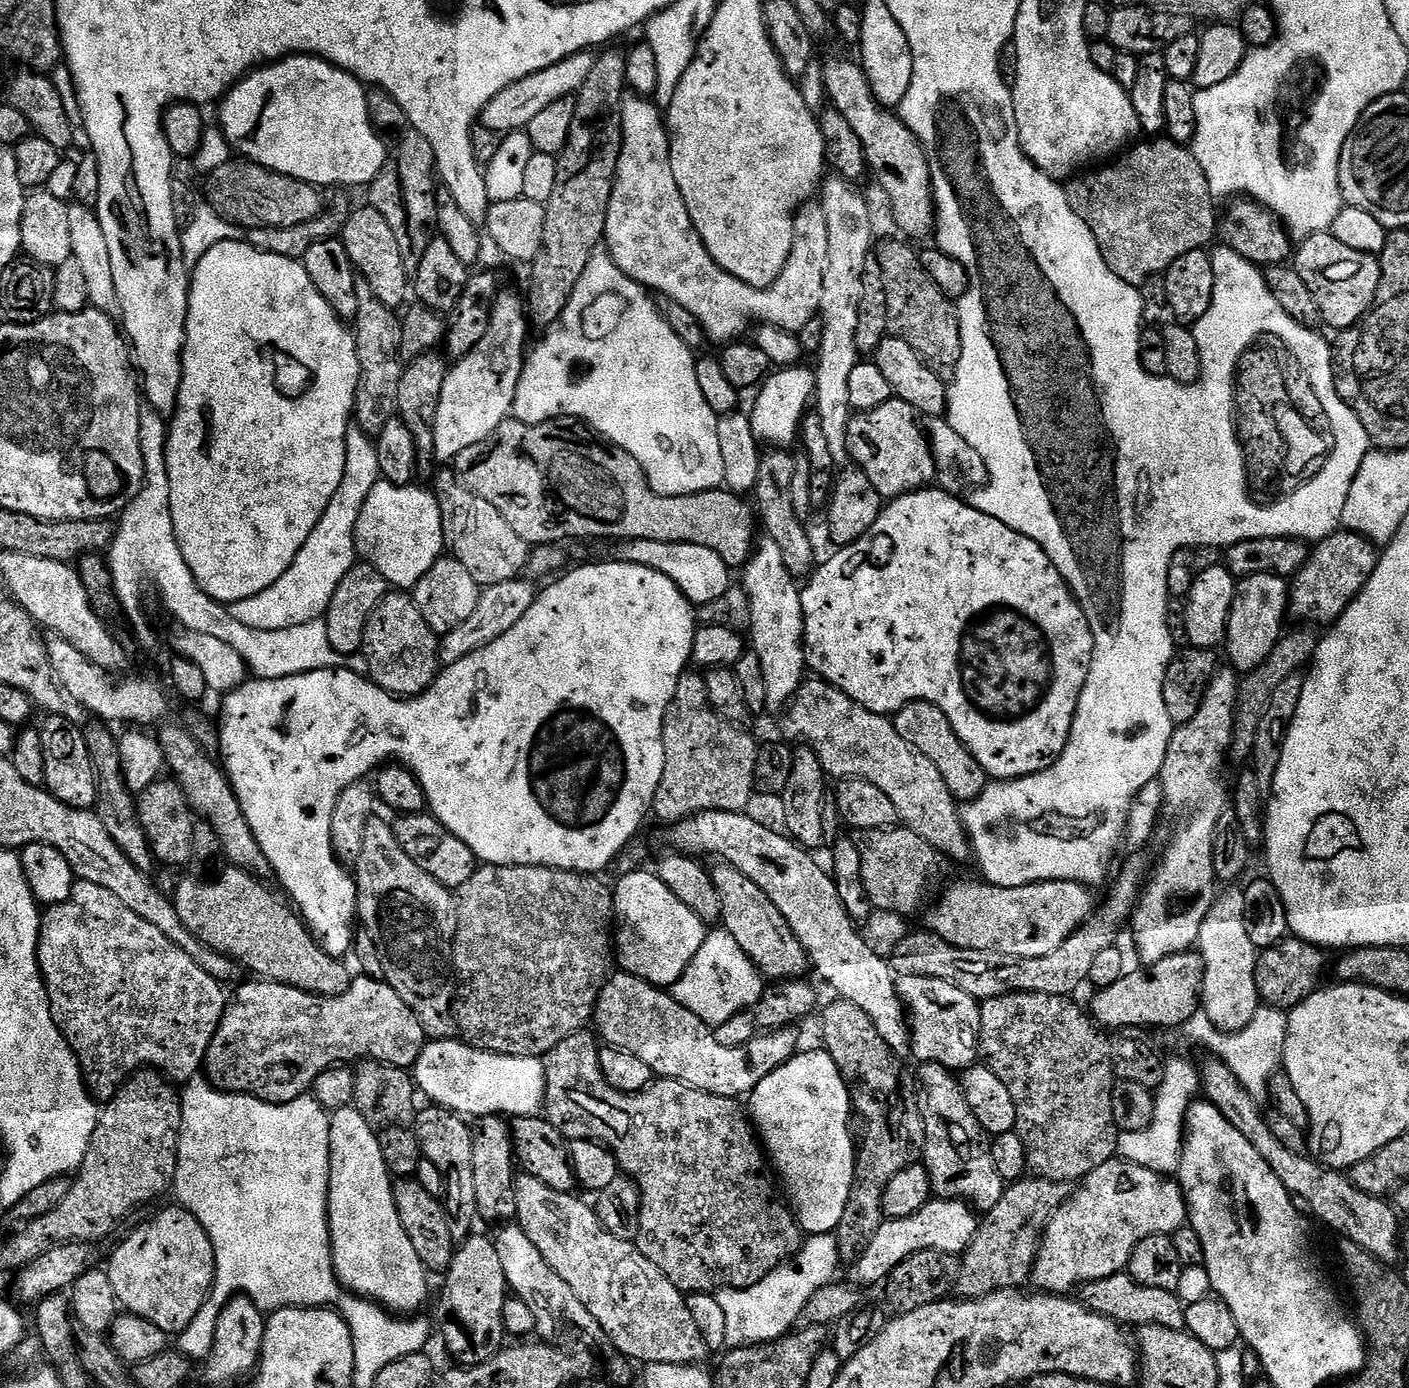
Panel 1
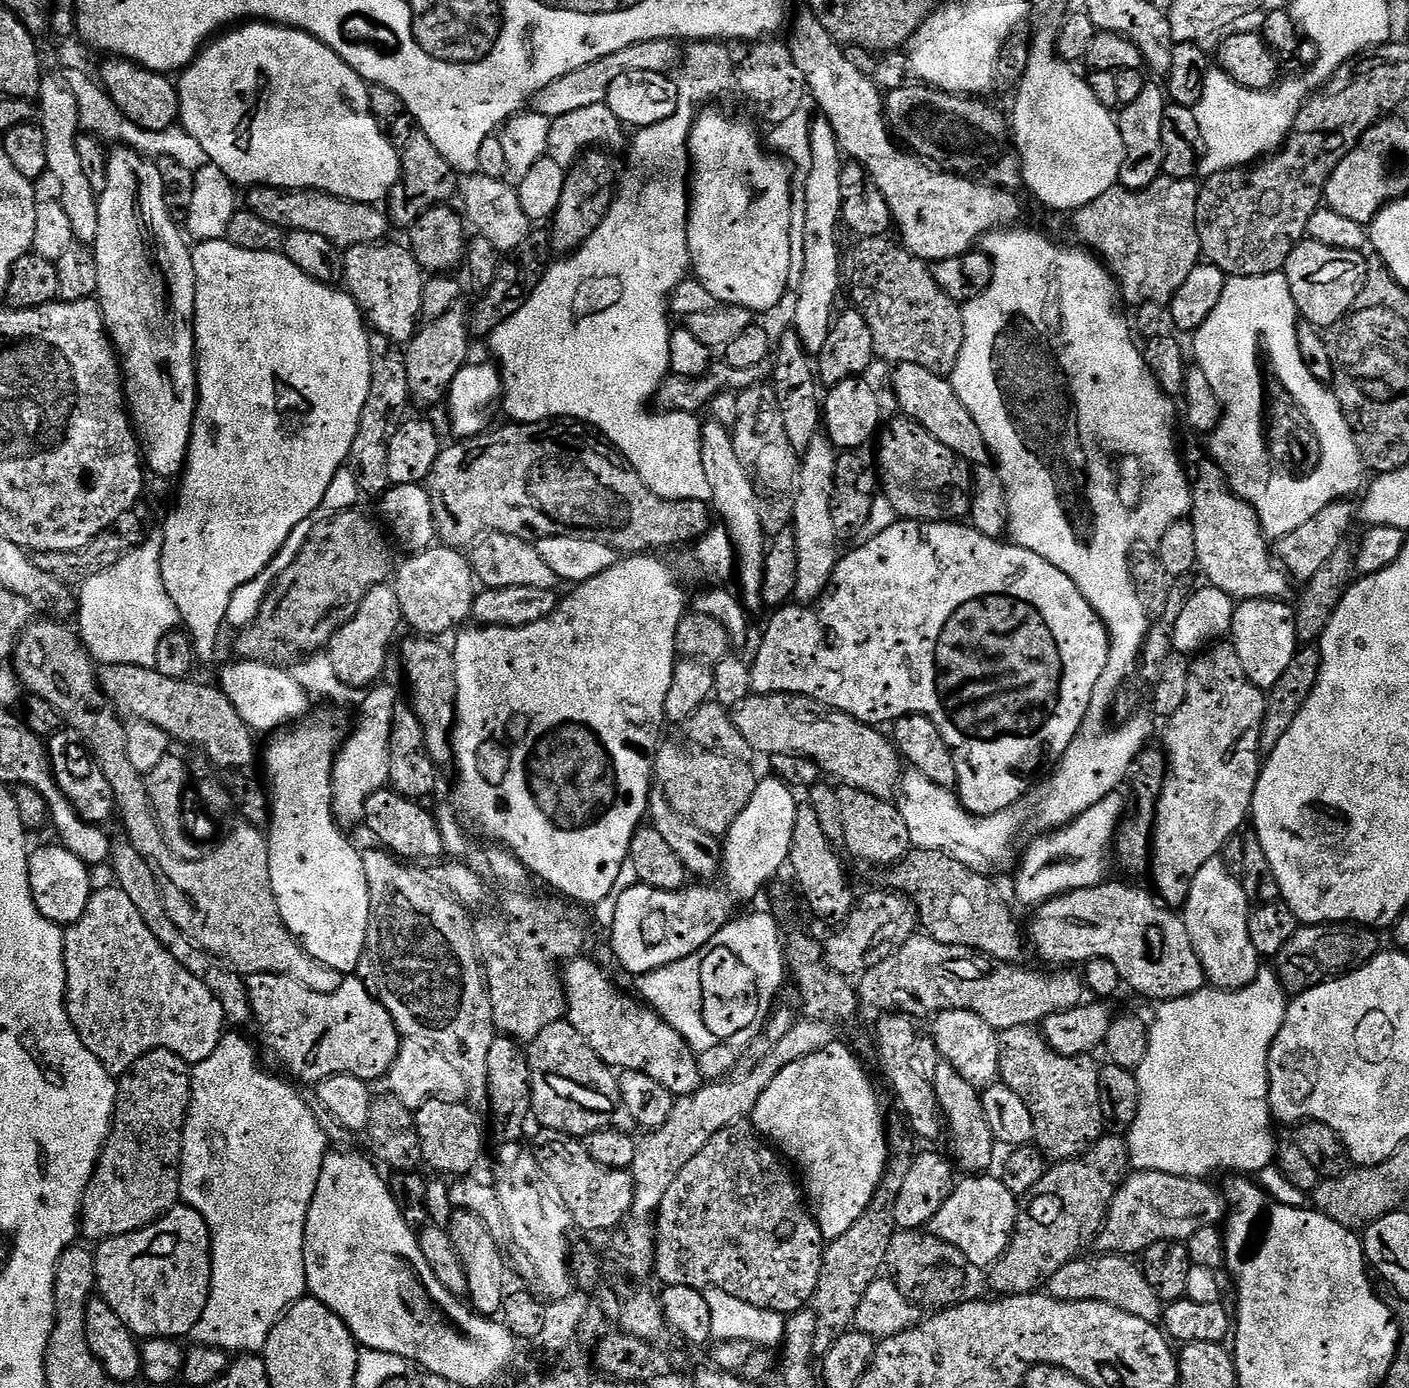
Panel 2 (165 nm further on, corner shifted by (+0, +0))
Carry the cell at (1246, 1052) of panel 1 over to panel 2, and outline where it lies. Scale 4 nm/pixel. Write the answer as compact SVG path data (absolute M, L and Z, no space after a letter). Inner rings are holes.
M1261 970L1250 982L1250 986L1242 986L1238 990L1226 990L1225 988L1213 988L1205 986L1199 988L1194 994L1163 1001L1156 1012L1156 1017L1150 1020L1148 1029L1148 1049L1146 1056L1136 1069L1136 1081L1138 1082L1138 1118L1134 1118L1134 1126L1126 1134L1128 1142L1128 1162L1137 1172L1161 1172L1162 1174L1174 1174L1185 1176L1195 1180L1208 1180L1215 1172L1223 1174L1258 1174L1263 1168L1273 1167L1276 1159L1278 1139L1272 1133L1274 1117L1272 1107L1268 1105L1268 1059L1270 1050L1274 1046L1274 1038L1278 1038L1278 1030L1282 1030L1282 1022L1288 1013L1290 1000L1280 985L1280 980L1275 971Z

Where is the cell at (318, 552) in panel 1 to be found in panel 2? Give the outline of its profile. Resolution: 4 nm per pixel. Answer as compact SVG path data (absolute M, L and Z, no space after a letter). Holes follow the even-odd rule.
M347 466L340 468L338 474L334 474L334 482L330 482L330 486L326 490L326 498L322 498L322 506L318 506L318 510L314 510L311 520L300 523L294 529L294 534L290 534L290 538L284 543L280 553L273 558L270 566L266 566L266 570L262 570L262 574L258 574L258 578L250 578L250 582L246 582L246 586L238 586L238 590L234 590L234 598L230 598L230 610L226 610L227 627L229 629L232 627L236 628L235 630L243 630L249 624L253 624L262 610L269 590L272 589L272 582L277 580L286 568L298 558L316 526L324 520L334 518L340 512L353 511L359 505L356 504L359 500L362 500L362 493L358 482L354 482L354 474Z

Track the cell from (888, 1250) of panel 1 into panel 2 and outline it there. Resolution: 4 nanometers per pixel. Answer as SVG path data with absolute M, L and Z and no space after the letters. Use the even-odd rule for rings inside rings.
M968 1174L957 1183L956 1189L946 1198L942 1210L934 1214L927 1231L938 1238L958 1246L966 1254L973 1269L991 1269L1002 1258L1016 1233L1018 1198L1010 1192L1000 1178L992 1174Z

